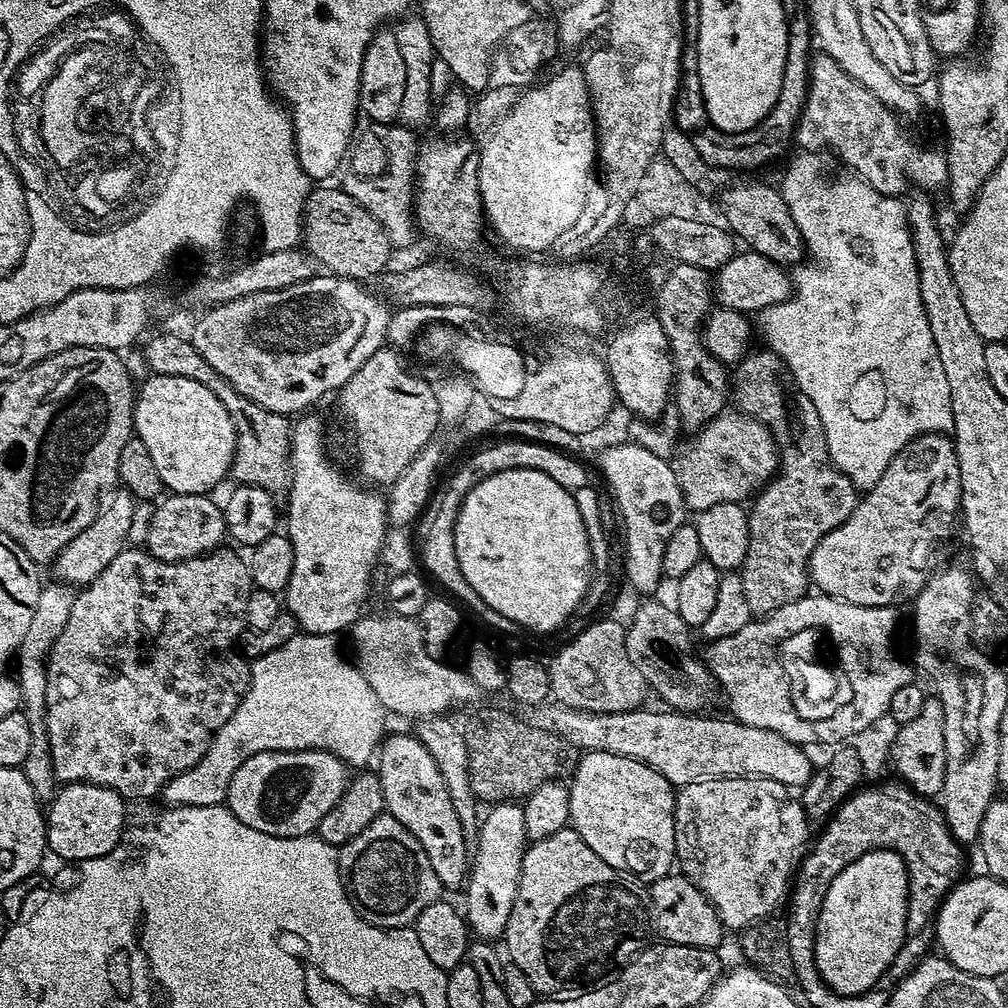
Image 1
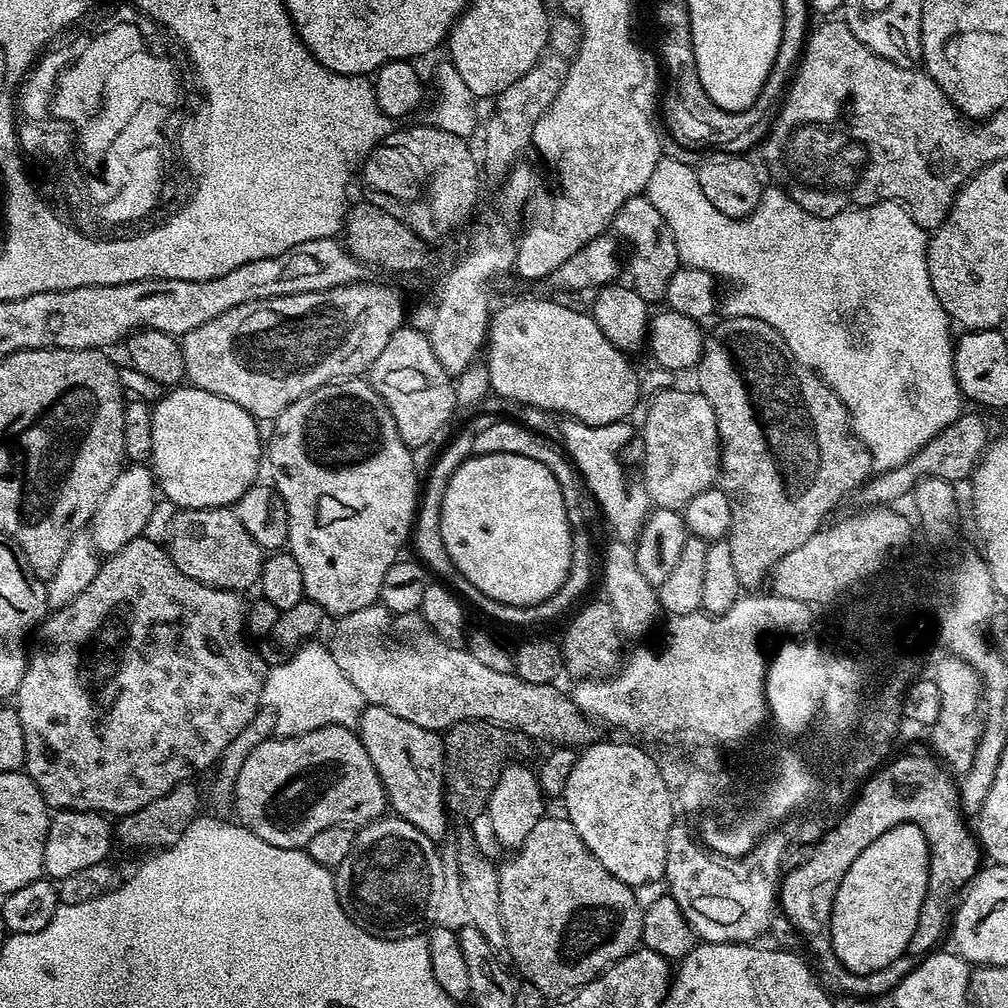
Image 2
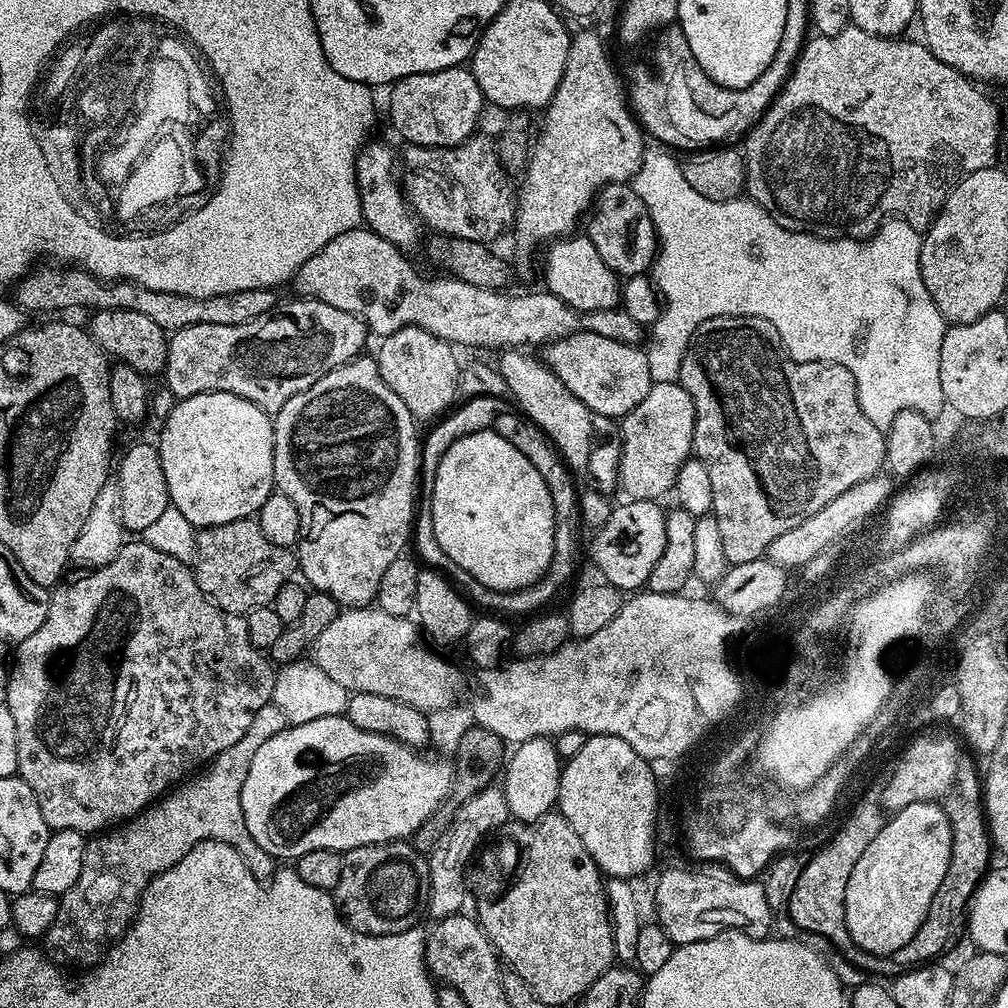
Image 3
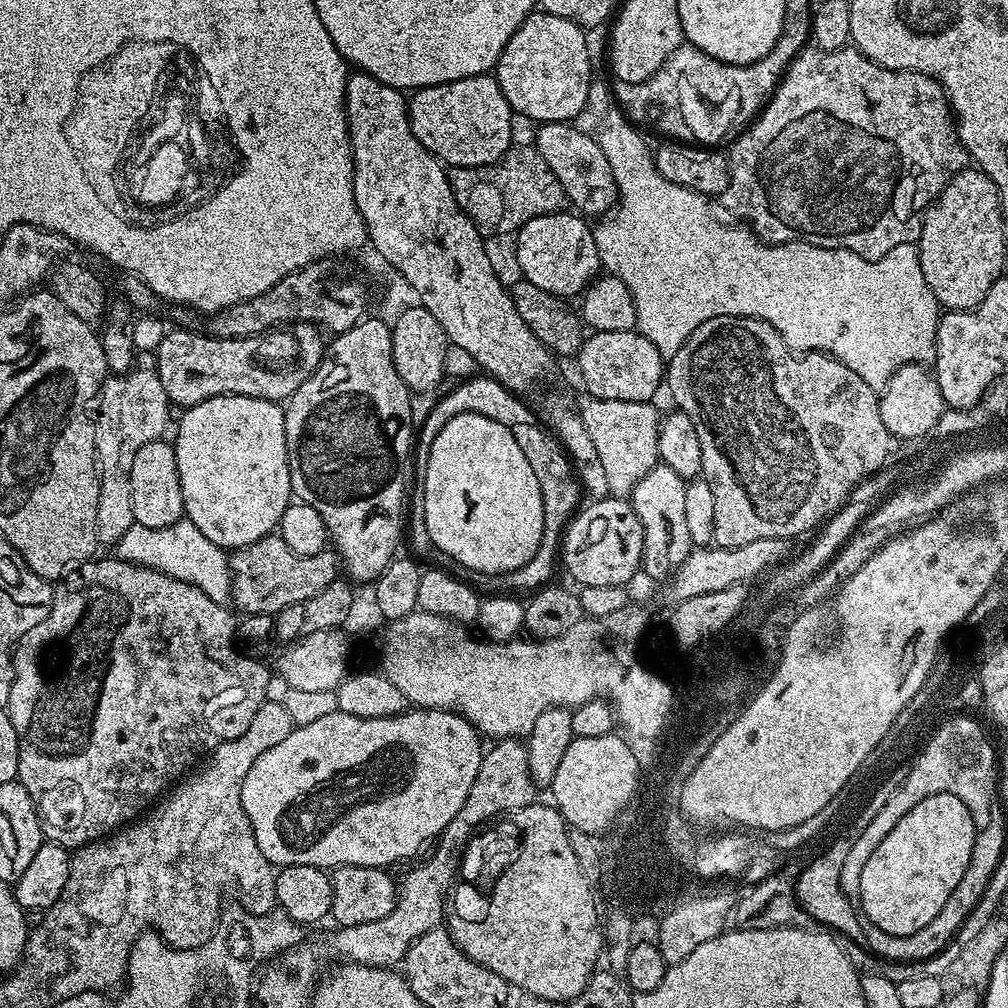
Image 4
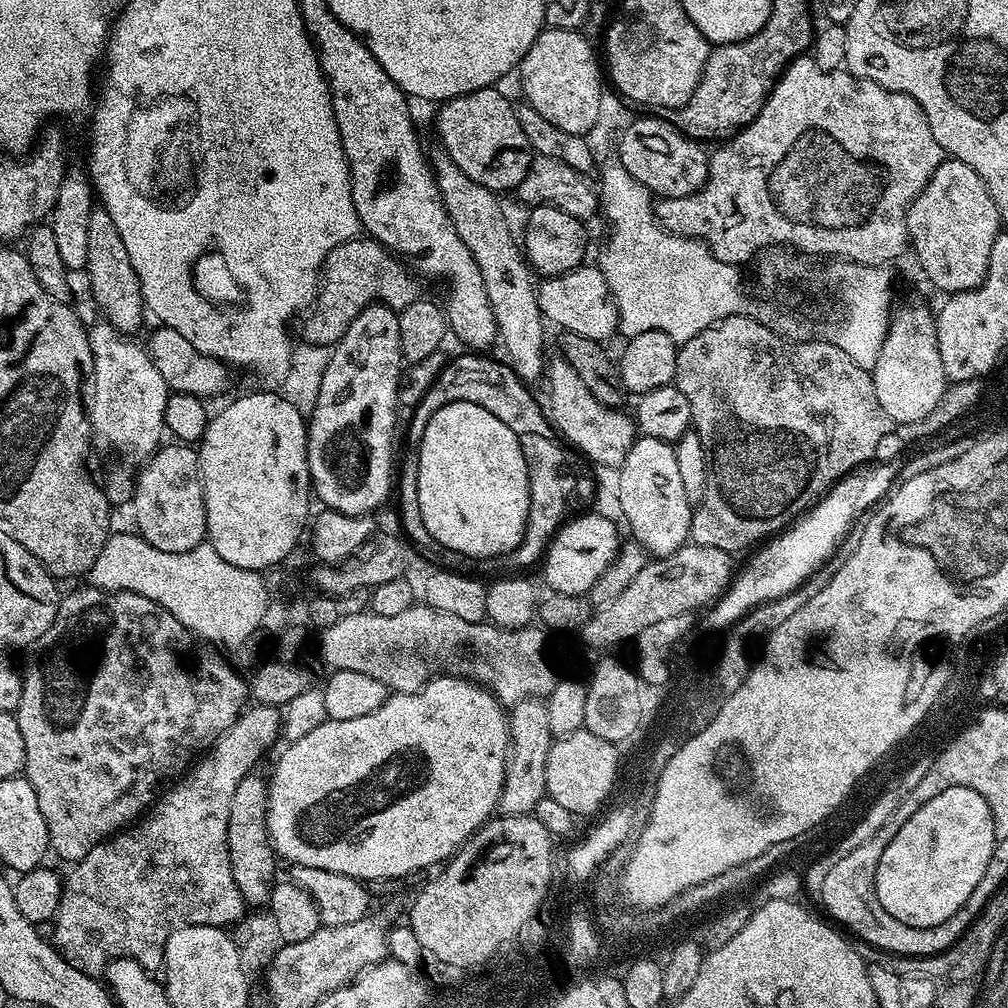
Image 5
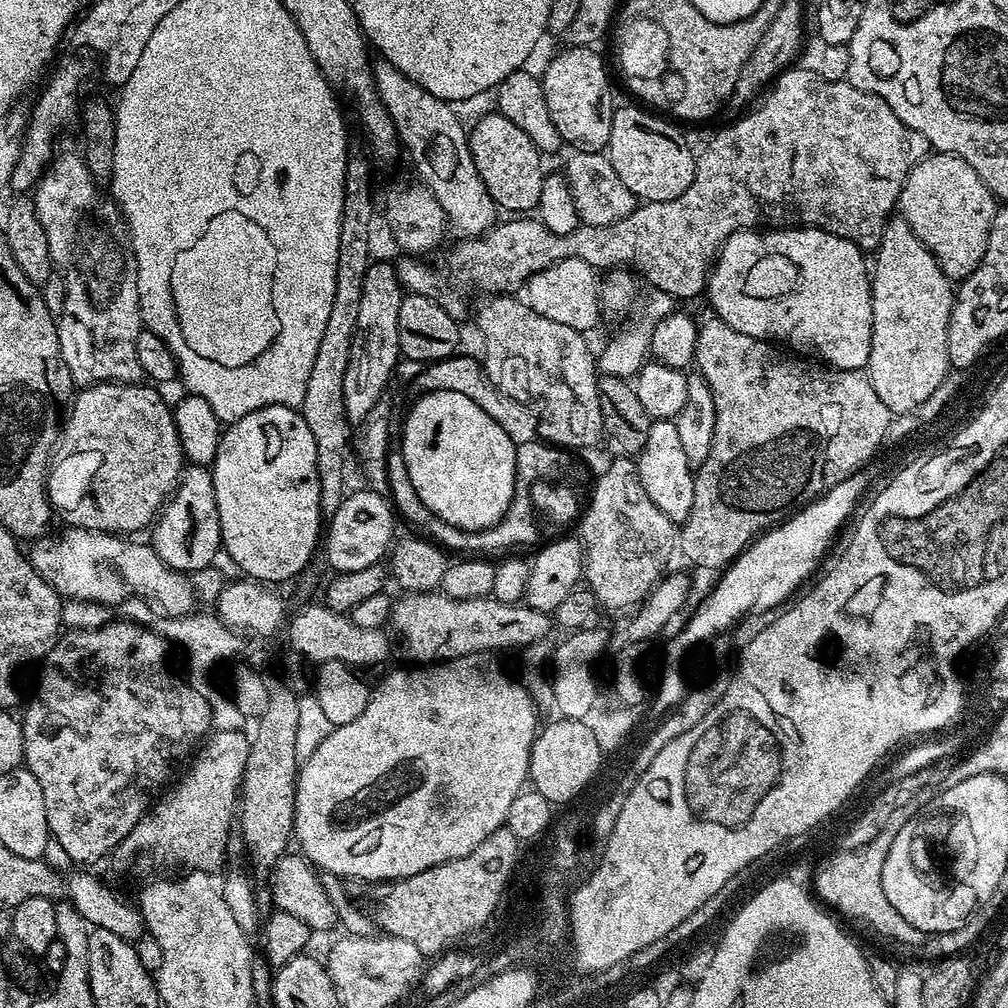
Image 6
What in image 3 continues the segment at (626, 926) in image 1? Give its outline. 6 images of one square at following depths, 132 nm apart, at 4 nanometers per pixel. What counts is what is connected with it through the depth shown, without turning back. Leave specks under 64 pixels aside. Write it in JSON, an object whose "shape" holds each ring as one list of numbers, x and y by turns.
{"shape":[[559,811,548,812,542,819,531,823,532,832,524,832,528,852,524,852,524,876,520,876,520,884,516,884,500,904,484,908,484,917,479,921,501,961,517,972,538,1000,549,1006,568,1004,571,1000,579,1001,588,987,606,969,613,967,615,960,612,959,618,956,608,911,606,880,594,858,590,858,586,846,582,846,582,838,574,834,574,826,570,826]]}

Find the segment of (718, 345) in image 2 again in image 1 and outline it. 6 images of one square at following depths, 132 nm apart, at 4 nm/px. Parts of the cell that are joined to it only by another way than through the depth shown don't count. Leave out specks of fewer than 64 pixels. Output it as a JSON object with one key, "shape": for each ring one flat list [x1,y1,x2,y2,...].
{"shape":[[749,351,734,368,730,392,735,407,761,420,772,435,778,453,775,476,756,493,748,512,748,549,738,571,753,617,768,616,809,591,808,563,814,546,850,518,858,489,832,464,826,434,814,402,792,383,792,376,777,352]]}

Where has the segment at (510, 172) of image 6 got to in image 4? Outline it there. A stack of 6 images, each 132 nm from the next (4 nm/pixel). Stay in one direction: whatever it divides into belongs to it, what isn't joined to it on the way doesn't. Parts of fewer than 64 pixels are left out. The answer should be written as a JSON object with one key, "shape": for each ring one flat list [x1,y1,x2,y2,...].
{"shape":[[489,73,417,89,408,103,408,121,415,138,430,150,437,160,453,169,500,163,514,144,512,119,514,113,506,102,506,94,502,94,502,86,498,86,495,75]]}

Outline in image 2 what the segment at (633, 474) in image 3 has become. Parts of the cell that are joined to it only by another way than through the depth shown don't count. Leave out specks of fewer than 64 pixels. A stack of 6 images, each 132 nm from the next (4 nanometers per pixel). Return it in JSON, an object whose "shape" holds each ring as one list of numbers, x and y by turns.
{"shape":[[672,388,669,392,660,392,652,400,652,405,648,408,648,413,644,416,644,432,642,428,642,479,648,496,652,500,656,508,674,508,682,510,690,502,690,498,694,498,696,494,702,494,707,488,713,487,717,483,720,475,720,435,718,434,718,426,716,425,716,415,714,414,714,406,710,406,710,402,698,390,692,392,679,392,678,389]]}

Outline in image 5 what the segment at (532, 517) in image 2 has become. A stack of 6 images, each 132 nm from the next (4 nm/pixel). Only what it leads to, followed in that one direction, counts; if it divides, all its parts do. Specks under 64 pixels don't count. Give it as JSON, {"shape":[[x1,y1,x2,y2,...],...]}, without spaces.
{"shape":[[470,401,450,402,442,406,426,422,414,463,418,510,426,530,439,542,441,549,465,558,477,556,484,560,487,556,504,557,522,542,530,506,526,458,520,437,506,426,506,422,494,418,490,410,482,410,482,406,474,406,474,402]]}

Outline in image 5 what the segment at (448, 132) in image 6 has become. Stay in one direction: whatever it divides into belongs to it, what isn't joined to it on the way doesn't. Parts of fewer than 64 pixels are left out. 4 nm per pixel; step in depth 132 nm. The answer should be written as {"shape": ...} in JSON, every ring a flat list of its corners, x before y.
{"shape":[[437,150,436,153,433,151,430,163,438,182,438,190,442,194,442,202,458,230,458,238,466,242,466,250,474,254,474,262,478,262,478,270,482,270,486,298,490,298,490,306,494,310,498,340,501,345,504,343,506,363,518,374,520,380,533,382,539,376,541,379,546,372,546,321,538,306,538,280,517,237,516,240,512,237,512,228,500,205,501,197,486,186,471,181,443,150]]}

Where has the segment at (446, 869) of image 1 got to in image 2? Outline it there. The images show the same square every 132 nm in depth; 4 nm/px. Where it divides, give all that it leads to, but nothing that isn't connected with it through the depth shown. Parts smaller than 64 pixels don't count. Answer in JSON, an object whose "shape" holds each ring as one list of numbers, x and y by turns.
{"shape":[[368,704,360,715,358,735,362,746,366,746,366,754,370,754,370,762,374,762,378,770,378,778,388,796,388,808,430,839,443,841,448,832,450,812,445,803,445,756,441,733,414,726,414,722,406,722,406,718,398,718,398,714,390,714,390,710,382,706]]}

